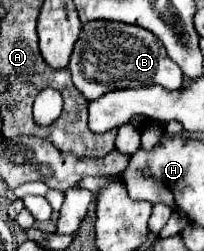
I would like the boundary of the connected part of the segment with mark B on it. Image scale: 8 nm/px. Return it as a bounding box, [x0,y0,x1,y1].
[68,21,184,99]

